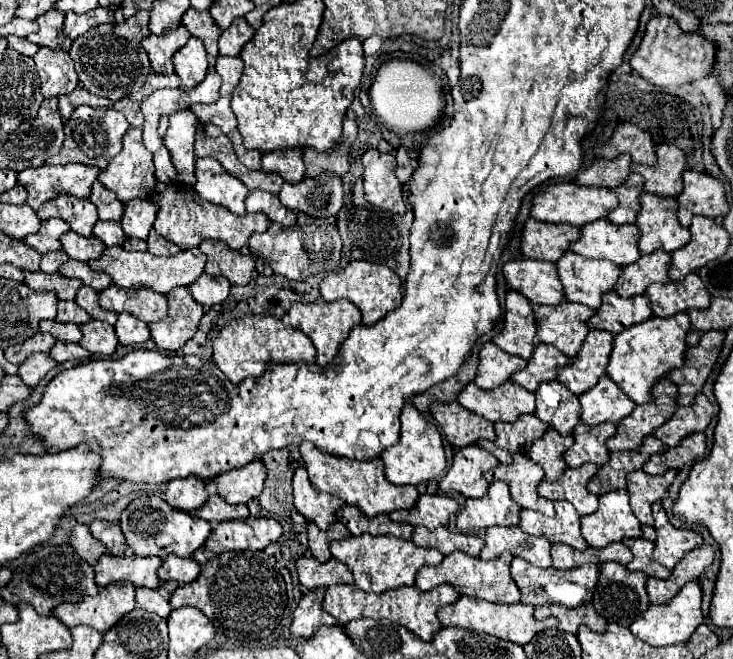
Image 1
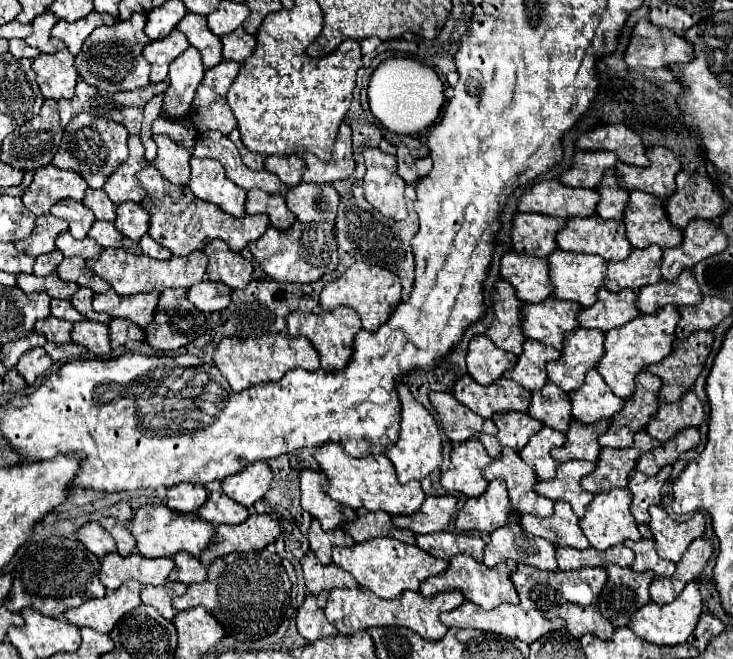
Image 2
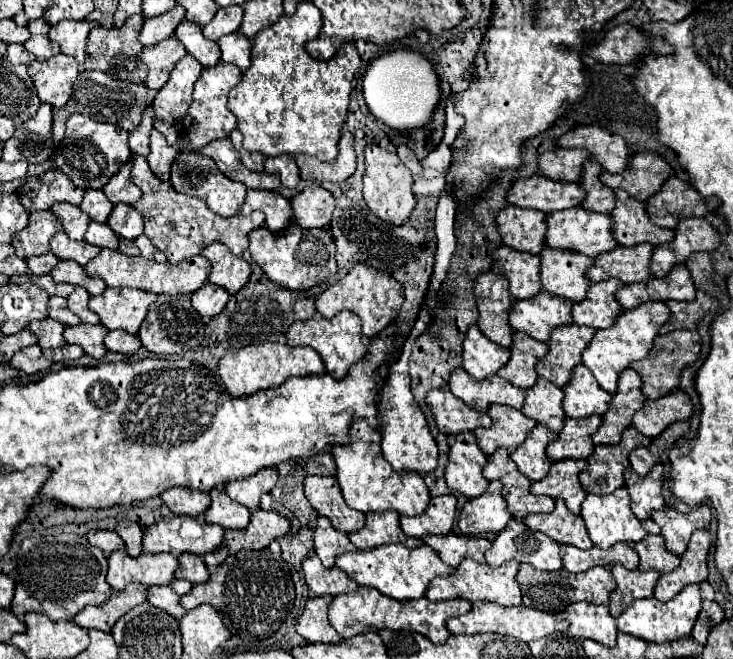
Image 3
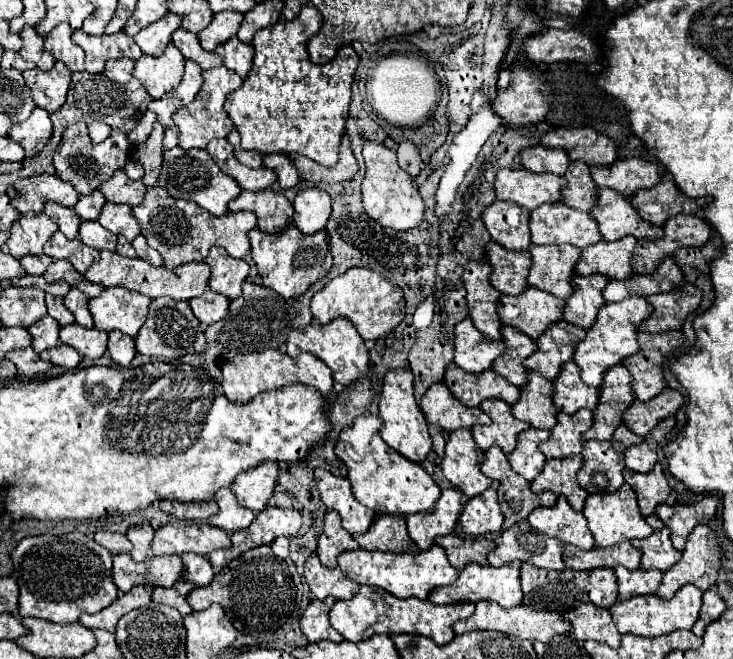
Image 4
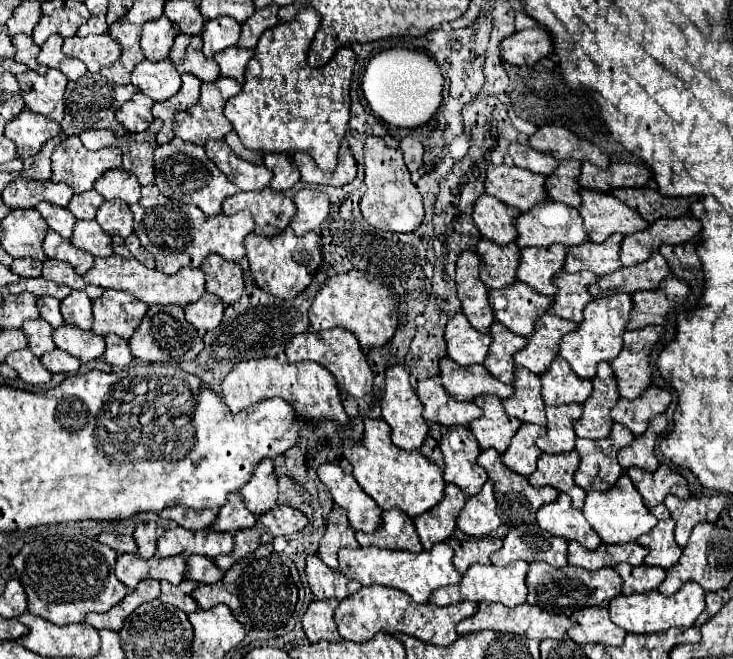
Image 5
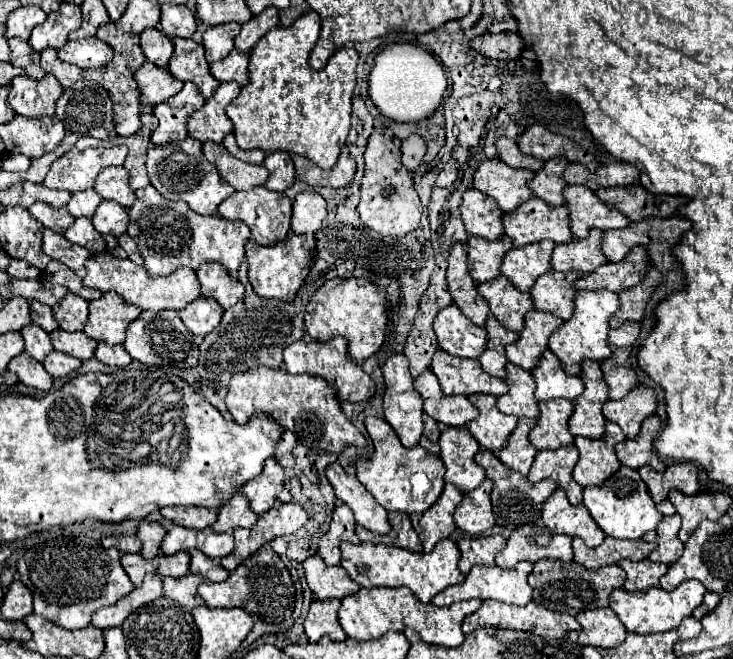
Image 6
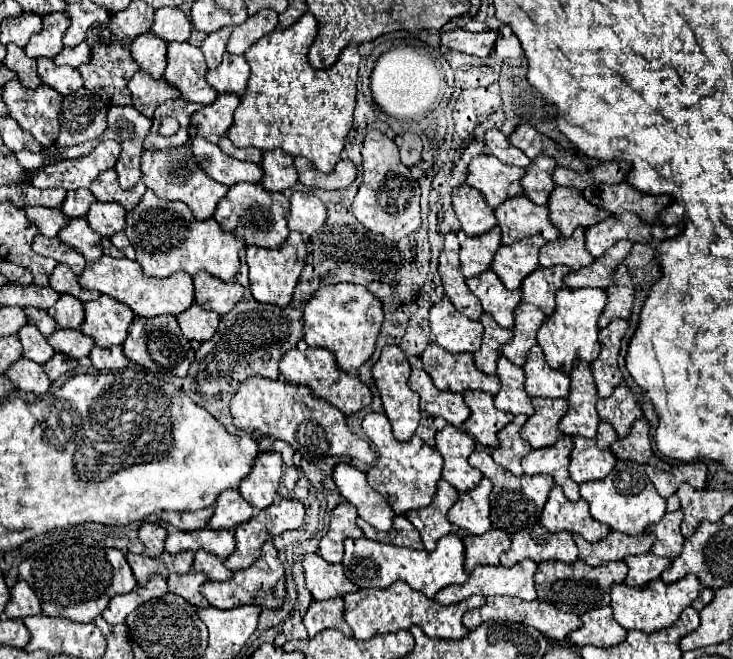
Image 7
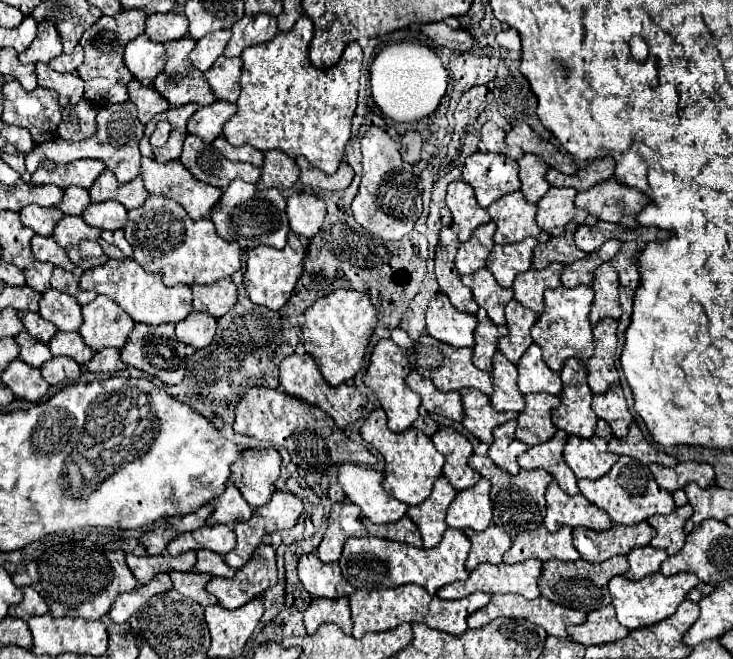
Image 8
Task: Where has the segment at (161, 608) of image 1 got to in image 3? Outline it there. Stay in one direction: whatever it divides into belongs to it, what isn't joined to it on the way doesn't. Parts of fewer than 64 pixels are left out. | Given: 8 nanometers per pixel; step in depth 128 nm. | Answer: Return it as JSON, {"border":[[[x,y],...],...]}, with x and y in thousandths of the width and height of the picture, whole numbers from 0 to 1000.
{"border":[[[207,889],[202,892],[202,914],[213,923],[221,923],[240,941],[246,941],[254,926],[246,920],[246,904],[235,895],[235,889]]]}

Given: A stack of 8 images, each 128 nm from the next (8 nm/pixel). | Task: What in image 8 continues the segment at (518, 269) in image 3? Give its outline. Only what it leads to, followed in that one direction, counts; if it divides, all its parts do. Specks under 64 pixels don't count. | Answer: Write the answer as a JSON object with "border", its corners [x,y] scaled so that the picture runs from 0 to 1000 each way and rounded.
{"border":[[[666,337],[660,343],[649,346],[638,367],[628,370],[625,385],[622,385],[622,407],[625,407],[625,413],[630,419],[644,416],[644,413],[663,404],[666,385],[668,385],[671,373],[674,373],[674,364],[671,364],[674,352],[677,352],[677,340]]]}

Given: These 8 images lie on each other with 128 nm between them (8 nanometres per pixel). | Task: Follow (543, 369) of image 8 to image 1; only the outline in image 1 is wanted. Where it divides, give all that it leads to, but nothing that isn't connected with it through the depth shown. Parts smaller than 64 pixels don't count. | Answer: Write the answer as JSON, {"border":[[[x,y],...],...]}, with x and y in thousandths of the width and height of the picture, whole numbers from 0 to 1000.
{"border":[[[821,571],[819,580],[791,601],[794,640],[813,646],[821,640],[843,643],[849,634],[862,628],[868,613],[829,574]]]}

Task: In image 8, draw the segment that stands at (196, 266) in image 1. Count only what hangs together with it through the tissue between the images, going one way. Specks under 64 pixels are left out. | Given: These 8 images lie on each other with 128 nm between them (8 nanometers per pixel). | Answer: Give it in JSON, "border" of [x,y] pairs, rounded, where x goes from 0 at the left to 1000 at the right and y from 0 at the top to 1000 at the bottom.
{"border":[[[183,392],[147,395],[142,404],[131,404],[123,413],[115,413],[109,422],[109,440],[131,440],[134,446],[147,449],[161,464],[166,464],[169,473],[175,473],[183,489],[196,492],[224,492],[224,489],[240,492],[265,470],[259,434],[243,431],[229,437],[221,428],[221,419],[196,413],[196,407],[191,407],[191,401],[186,401]]]}

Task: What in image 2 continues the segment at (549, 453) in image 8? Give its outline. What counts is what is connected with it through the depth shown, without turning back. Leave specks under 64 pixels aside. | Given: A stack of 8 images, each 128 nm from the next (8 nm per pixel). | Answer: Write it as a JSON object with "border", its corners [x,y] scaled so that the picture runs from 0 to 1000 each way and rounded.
{"border":[[[778,698],[761,707],[759,725],[750,731],[731,731],[729,747],[737,753],[745,753],[750,759],[769,759],[780,768],[780,774],[794,786],[802,765],[808,762],[810,750],[799,747],[791,734],[797,722],[810,716],[813,704],[810,701],[797,701],[797,698]]]}

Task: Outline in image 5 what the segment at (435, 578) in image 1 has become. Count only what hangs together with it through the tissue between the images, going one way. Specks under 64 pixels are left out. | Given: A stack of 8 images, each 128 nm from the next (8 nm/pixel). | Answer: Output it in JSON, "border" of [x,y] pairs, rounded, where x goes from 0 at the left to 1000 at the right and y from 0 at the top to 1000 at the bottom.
{"border":[[[704,850],[701,856],[693,856],[688,862],[679,859],[641,859],[638,868],[630,874],[628,886],[622,889],[611,889],[611,892],[600,892],[595,898],[589,898],[587,914],[595,920],[611,920],[611,917],[622,917],[630,910],[641,910],[641,914],[682,914],[693,923],[704,923],[709,917],[718,914],[718,871],[720,871],[720,853],[715,850]]]}

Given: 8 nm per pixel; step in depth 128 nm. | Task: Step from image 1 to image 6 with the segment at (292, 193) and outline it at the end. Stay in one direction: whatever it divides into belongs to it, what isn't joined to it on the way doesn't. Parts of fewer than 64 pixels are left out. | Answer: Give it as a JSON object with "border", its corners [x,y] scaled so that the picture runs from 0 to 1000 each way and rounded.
{"border":[[[415,288],[401,303],[398,322],[398,349],[404,355],[431,352],[445,331],[445,307],[428,288]]]}

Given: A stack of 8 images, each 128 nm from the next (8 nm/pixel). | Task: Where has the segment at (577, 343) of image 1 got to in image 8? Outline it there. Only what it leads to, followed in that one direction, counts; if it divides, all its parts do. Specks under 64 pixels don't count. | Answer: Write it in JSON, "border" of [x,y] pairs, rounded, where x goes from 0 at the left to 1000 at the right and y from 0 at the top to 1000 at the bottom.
{"border":[[[658,407],[647,416],[638,416],[638,419],[630,419],[630,428],[644,440],[647,446],[647,455],[652,458],[655,467],[660,467],[666,473],[666,483],[674,489],[674,492],[690,492],[690,483],[688,483],[688,458],[693,461],[698,452],[701,452],[701,443],[698,437],[685,437],[671,413],[666,407]]]}

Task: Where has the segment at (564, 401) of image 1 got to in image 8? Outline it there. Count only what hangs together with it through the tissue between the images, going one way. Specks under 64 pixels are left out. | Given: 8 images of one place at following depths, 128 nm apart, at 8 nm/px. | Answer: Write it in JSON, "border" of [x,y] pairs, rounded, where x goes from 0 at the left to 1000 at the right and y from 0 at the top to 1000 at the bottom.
{"border":[[[685,534],[674,537],[671,571],[674,571],[674,595],[668,601],[671,616],[677,622],[712,625],[718,619],[718,613],[715,613],[715,601],[704,583],[704,574],[707,574],[704,555]]]}

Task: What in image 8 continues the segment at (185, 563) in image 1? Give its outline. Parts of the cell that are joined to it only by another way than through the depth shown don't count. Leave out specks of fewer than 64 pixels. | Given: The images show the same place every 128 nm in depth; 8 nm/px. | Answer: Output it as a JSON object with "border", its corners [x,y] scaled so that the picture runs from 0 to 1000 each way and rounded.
{"border":[[[270,835],[270,853],[265,859],[267,868],[284,868],[289,874],[303,874],[303,877],[317,877],[322,868],[303,850],[300,841],[286,838],[286,835]]]}

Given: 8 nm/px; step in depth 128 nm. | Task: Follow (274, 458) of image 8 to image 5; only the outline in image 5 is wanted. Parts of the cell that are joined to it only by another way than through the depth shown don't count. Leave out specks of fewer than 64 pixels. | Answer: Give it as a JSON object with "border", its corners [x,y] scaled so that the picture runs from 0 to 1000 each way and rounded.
{"border":[[[363,695],[347,710],[338,734],[333,734],[333,741],[327,741],[327,753],[336,765],[336,771],[347,783],[366,777],[377,765],[377,759],[379,759],[379,728],[377,728],[377,719],[374,719],[371,698]]]}

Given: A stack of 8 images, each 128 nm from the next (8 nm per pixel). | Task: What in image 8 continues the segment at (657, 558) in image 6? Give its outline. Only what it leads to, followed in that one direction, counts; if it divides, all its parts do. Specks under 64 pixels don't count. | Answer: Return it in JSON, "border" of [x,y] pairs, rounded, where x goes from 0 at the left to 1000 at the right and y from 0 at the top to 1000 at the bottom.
{"border":[[[936,765],[930,771],[922,771],[920,777],[909,780],[909,783],[889,783],[884,789],[884,795],[889,795],[889,801],[895,801],[895,813],[889,816],[889,829],[906,835],[909,841],[922,841],[936,819],[936,807],[933,807],[933,792],[944,783],[945,774]]]}

